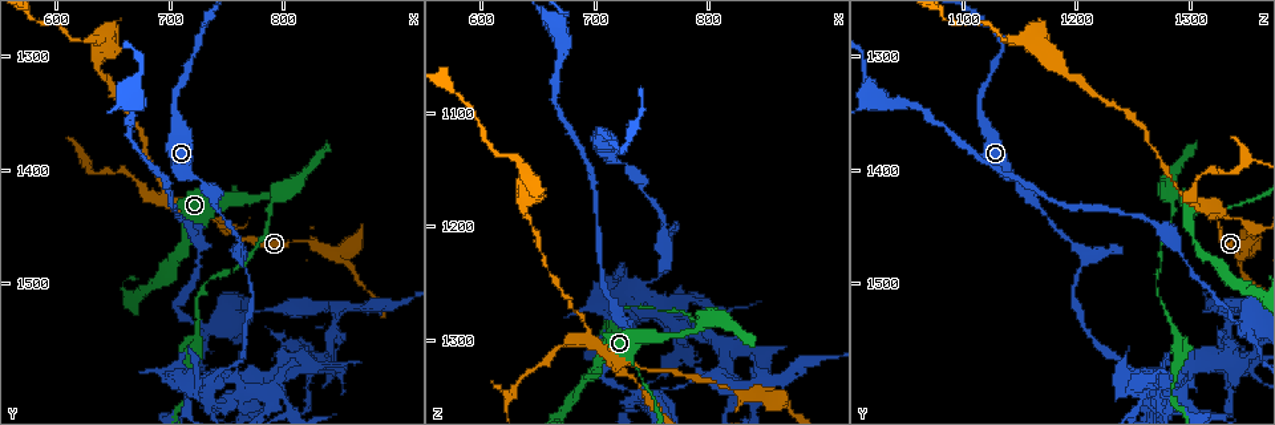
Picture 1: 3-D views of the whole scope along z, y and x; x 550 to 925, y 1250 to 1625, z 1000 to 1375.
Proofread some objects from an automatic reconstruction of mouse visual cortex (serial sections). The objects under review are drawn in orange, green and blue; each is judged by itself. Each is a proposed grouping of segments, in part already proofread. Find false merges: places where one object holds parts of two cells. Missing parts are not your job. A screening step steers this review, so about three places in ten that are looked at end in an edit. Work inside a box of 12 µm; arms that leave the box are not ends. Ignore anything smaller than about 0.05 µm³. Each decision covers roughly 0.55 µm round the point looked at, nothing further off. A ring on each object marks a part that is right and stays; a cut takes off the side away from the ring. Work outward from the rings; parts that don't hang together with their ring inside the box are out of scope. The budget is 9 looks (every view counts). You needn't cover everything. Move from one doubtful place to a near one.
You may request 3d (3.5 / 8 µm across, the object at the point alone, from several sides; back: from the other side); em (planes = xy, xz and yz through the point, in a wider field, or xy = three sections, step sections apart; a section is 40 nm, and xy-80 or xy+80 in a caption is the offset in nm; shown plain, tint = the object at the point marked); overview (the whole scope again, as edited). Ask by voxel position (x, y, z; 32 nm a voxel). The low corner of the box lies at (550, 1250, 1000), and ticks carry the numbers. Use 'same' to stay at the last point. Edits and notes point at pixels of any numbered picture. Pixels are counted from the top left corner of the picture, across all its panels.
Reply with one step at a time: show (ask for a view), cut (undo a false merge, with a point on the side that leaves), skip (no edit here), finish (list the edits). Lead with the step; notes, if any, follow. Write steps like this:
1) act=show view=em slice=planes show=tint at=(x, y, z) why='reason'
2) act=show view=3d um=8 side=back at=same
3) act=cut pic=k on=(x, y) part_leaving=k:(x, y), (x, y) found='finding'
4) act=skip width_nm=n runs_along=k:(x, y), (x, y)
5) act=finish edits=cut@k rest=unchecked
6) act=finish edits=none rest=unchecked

act=show view=3d um=3.5 at=(728, 1442, 1322) why='calibre changes'

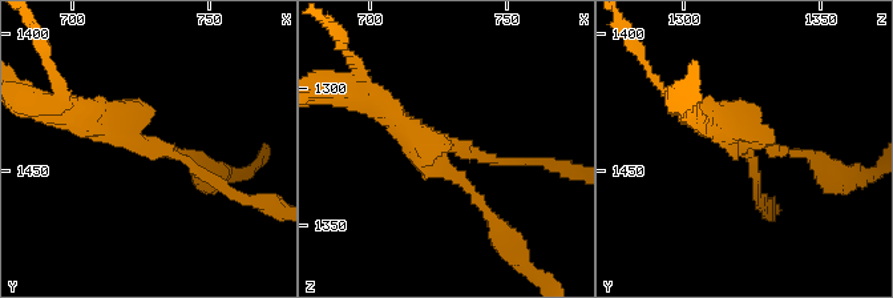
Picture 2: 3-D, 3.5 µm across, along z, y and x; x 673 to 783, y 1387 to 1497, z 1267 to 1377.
act=show view=em slice=xy step=2 show=plain at=(727, 1441, 1321) arms=3 arm_widths_nm=100,150,250

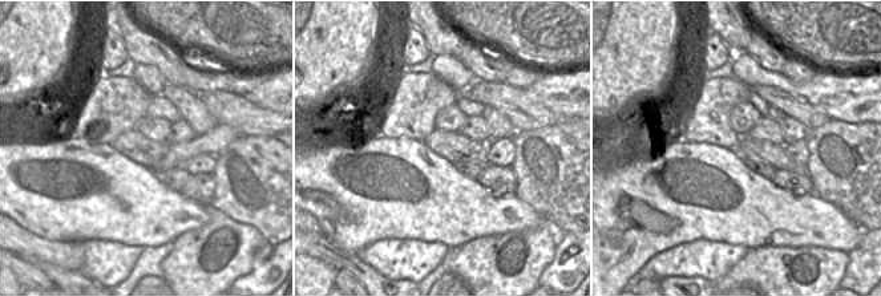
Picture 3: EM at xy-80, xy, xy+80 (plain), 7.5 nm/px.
act=show view=em slice=xy step=2 show=tint at=same why='where the object lies'

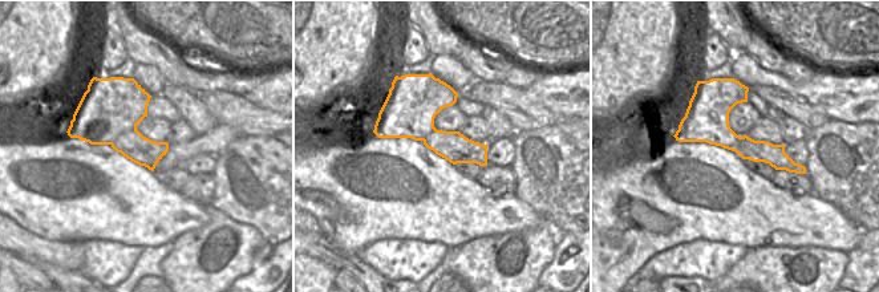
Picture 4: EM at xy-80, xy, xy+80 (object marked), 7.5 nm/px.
act=cut pic=2 on=(641, 56) found='a second cell is stuck on'

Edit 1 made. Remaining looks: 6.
act=show view=overview why='see it whole again'

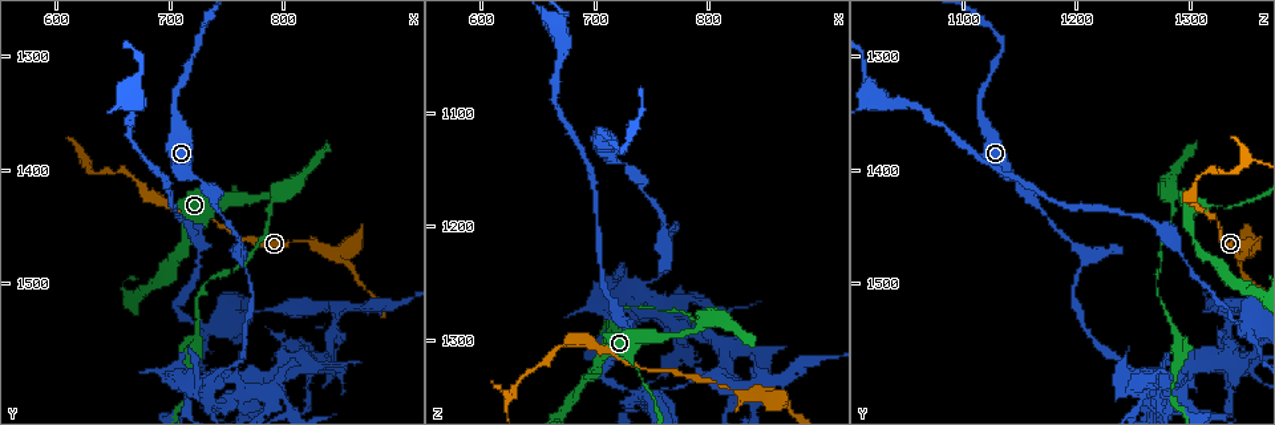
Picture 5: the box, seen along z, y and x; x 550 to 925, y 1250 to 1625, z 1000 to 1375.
act=show view=3d um=3.5 at=(792, 1422, 1292) why='thick turns thin'

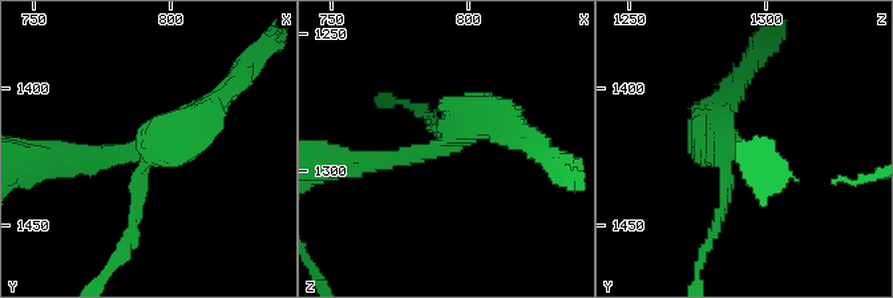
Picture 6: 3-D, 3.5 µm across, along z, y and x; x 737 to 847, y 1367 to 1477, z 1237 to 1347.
act=show view=em slice=xy step=3 show=tint at=(790, 1423, 1290) why='need the tissue'

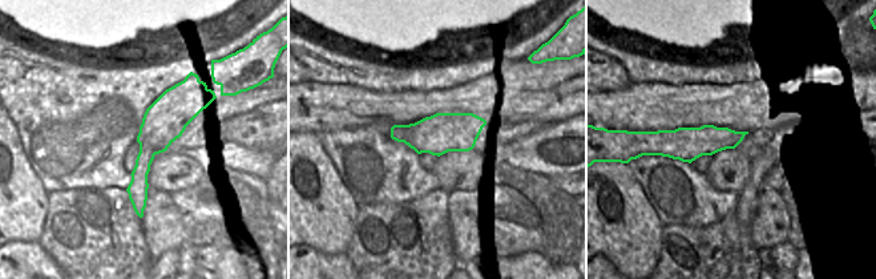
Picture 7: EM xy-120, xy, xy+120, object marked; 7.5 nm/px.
act=show view=em slice=xy step=2 show=tint at=same

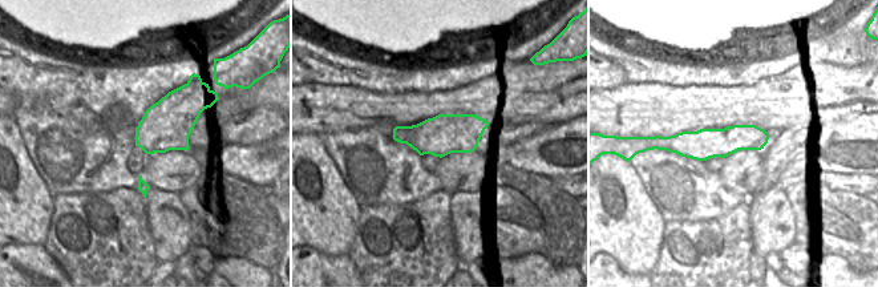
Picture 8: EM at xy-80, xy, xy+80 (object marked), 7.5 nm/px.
act=cut pic=6 on=(707, 246) part_leaving=6:(723, 197), (699, 278) found='two cells meet here'

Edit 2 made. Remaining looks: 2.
act=finish edits=cut@2,cut@6 rest=unchecked

